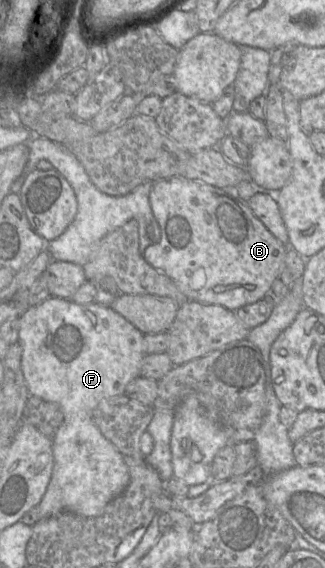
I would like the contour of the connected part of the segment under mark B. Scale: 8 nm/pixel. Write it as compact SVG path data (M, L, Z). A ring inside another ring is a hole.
M183 176L155 181L149 200L160 226L161 239L145 249L143 258L171 278L188 301L220 305L230 311L237 311L271 293L272 284L282 271L284 256L289 247L265 227L247 201L240 196L233 198L222 188Z

